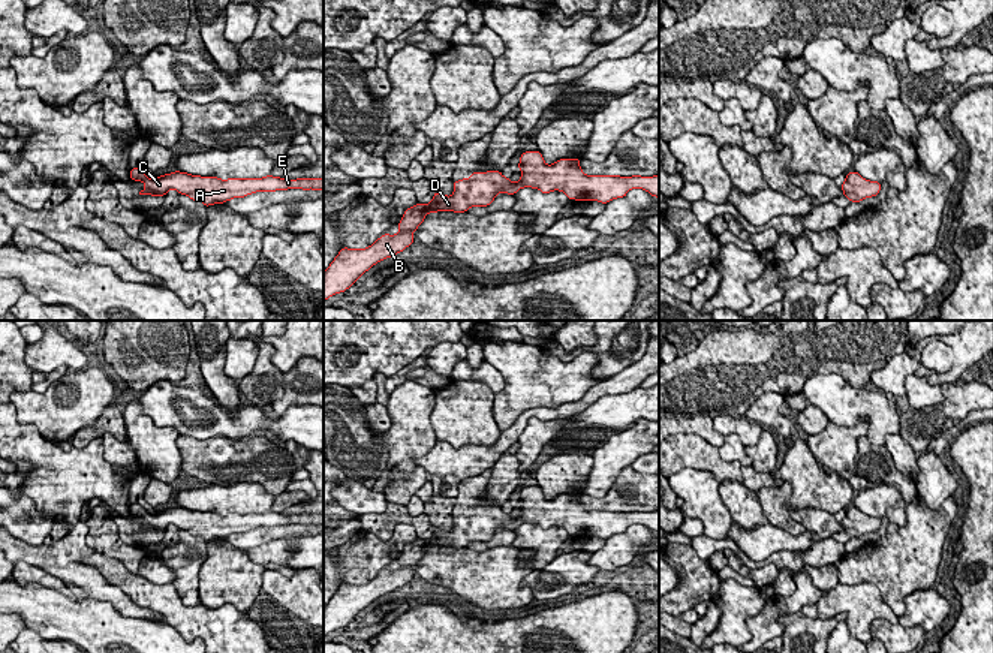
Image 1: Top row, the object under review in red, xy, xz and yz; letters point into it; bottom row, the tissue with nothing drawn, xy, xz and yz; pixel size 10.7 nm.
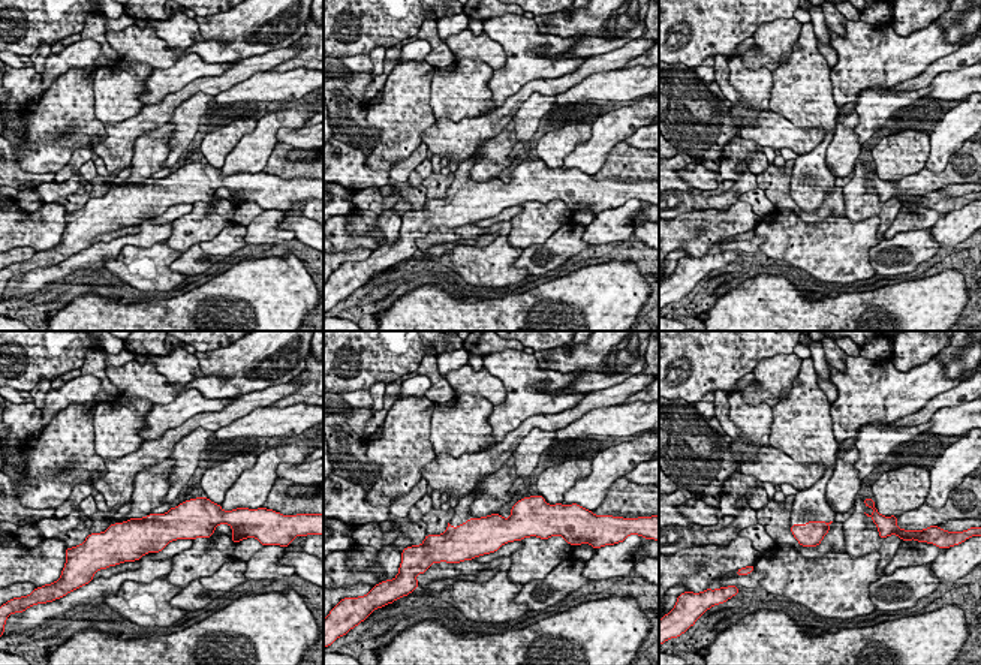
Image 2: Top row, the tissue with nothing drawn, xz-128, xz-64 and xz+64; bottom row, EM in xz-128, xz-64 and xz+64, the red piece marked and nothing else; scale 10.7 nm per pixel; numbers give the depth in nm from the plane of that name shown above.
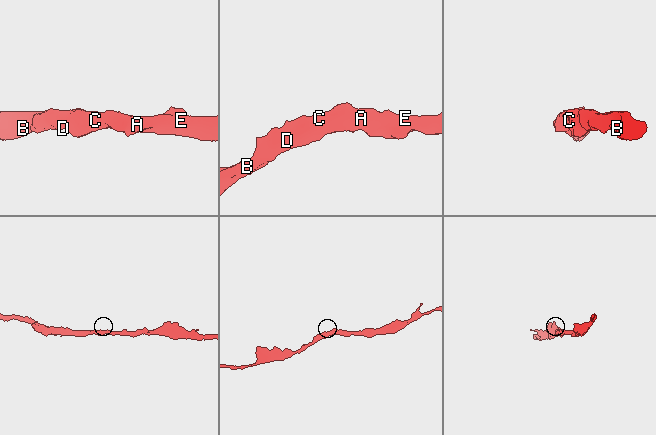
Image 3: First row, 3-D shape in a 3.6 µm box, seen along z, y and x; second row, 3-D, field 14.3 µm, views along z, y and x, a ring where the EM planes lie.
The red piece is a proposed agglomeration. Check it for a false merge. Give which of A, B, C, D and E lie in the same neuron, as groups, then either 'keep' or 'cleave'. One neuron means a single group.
A B C D E | keep

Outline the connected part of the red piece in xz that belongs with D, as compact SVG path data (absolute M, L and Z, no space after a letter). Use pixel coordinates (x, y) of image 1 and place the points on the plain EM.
M538 485L526 487L520 491L521 514L517 518L503 512L500 506L481 506L472 508L469 514L454 517L451 532L434 527L430 539L418 538L404 545L403 554L398 557L398 569L383 569L367 584L343 583L324 608L324 637L349 625L382 595L409 583L415 577L412 569L428 548L467 548L470 542L488 542L500 527L514 530L523 523L538 524L545 530L560 526L569 536L598 536L602 539L625 533L631 524L643 524L659 533L659 509L653 512L586 511L580 497L580 494L560 494L547 500Z

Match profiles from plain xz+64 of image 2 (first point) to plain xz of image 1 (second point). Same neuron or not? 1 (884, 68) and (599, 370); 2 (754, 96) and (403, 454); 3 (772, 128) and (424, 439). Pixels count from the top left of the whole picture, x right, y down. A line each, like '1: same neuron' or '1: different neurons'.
1: different neurons
2: same neuron
3: different neurons

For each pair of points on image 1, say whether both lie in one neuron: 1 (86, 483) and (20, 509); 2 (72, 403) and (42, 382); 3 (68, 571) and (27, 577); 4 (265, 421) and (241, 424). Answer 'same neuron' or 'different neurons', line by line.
1: different neurons
2: different neurons
3: different neurons
4: same neuron

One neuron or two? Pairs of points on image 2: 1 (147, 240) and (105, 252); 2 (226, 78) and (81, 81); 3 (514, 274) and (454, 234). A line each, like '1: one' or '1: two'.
1: one
2: two
3: one

